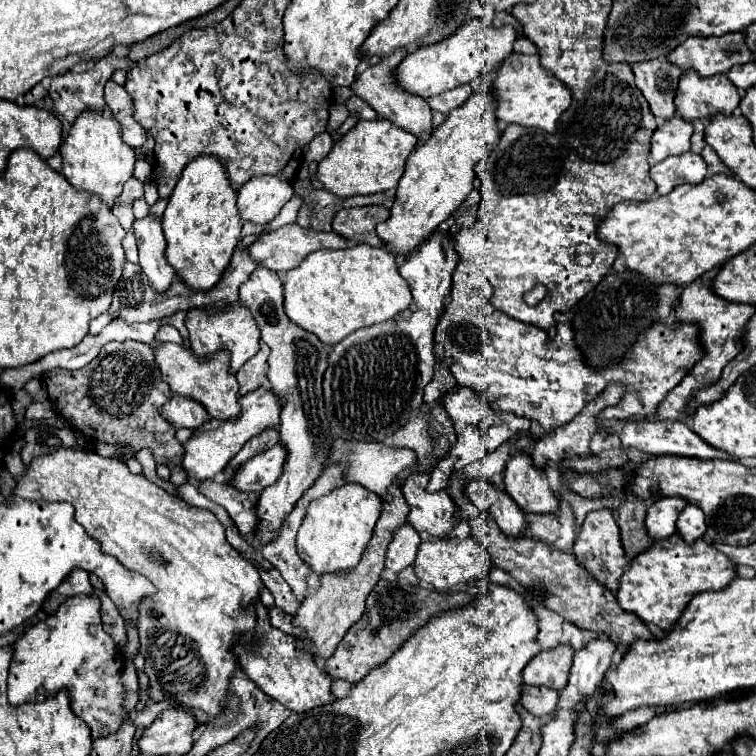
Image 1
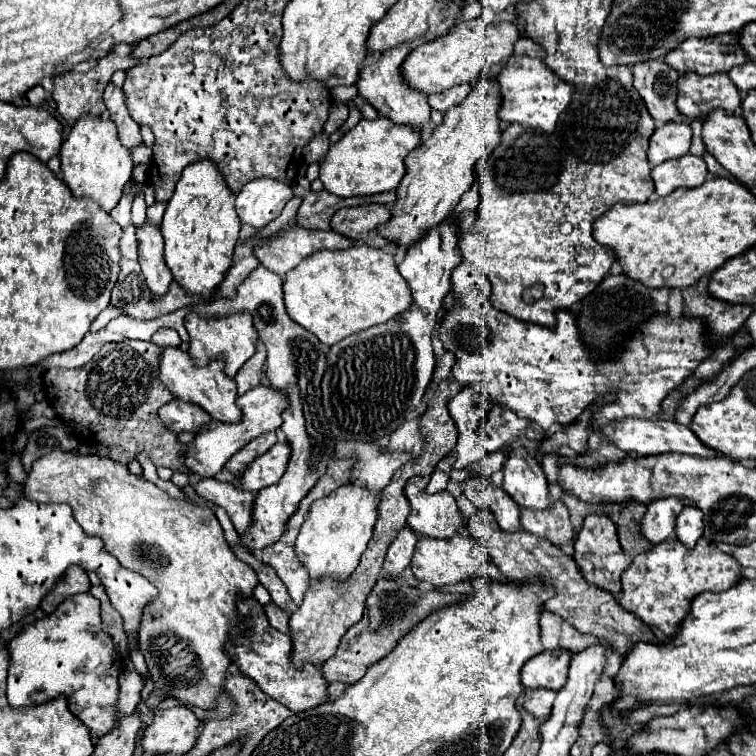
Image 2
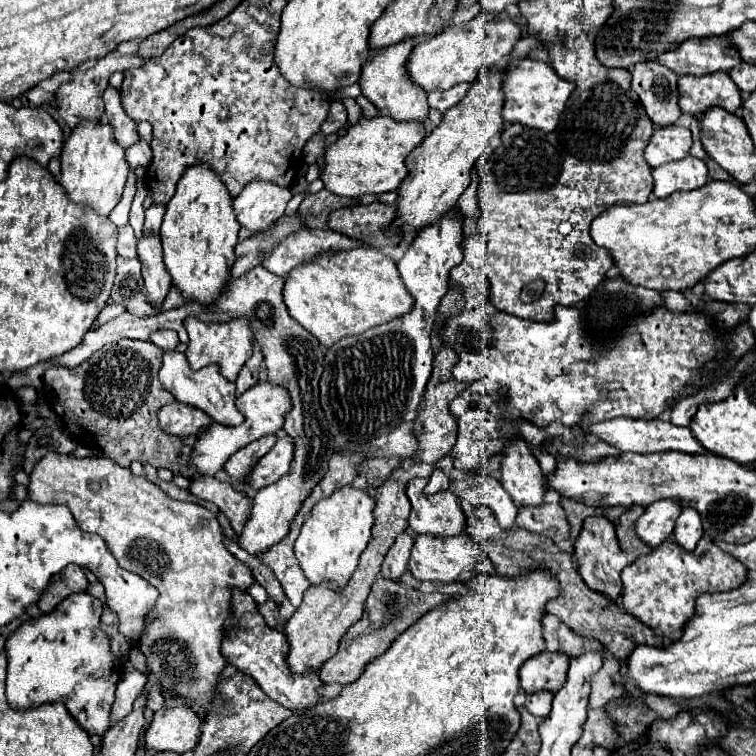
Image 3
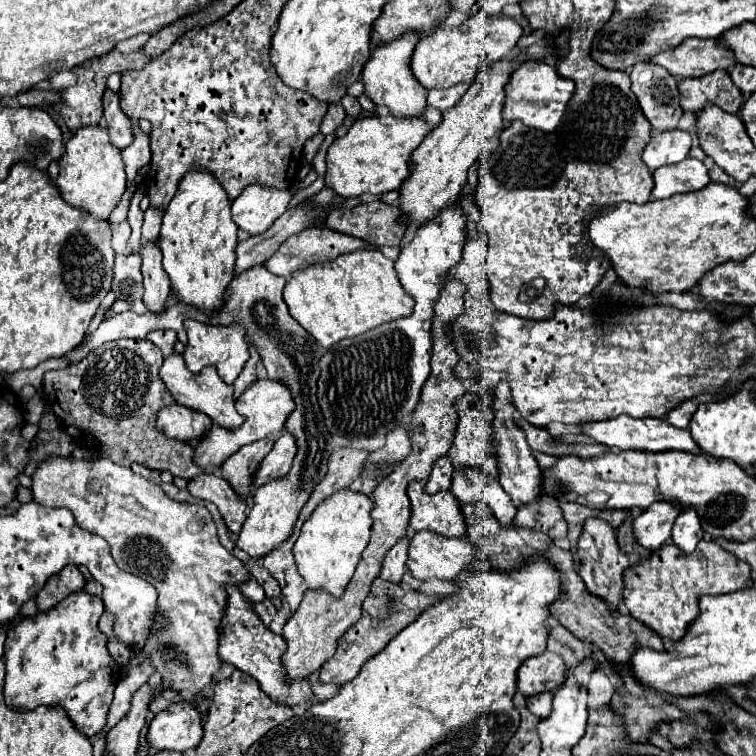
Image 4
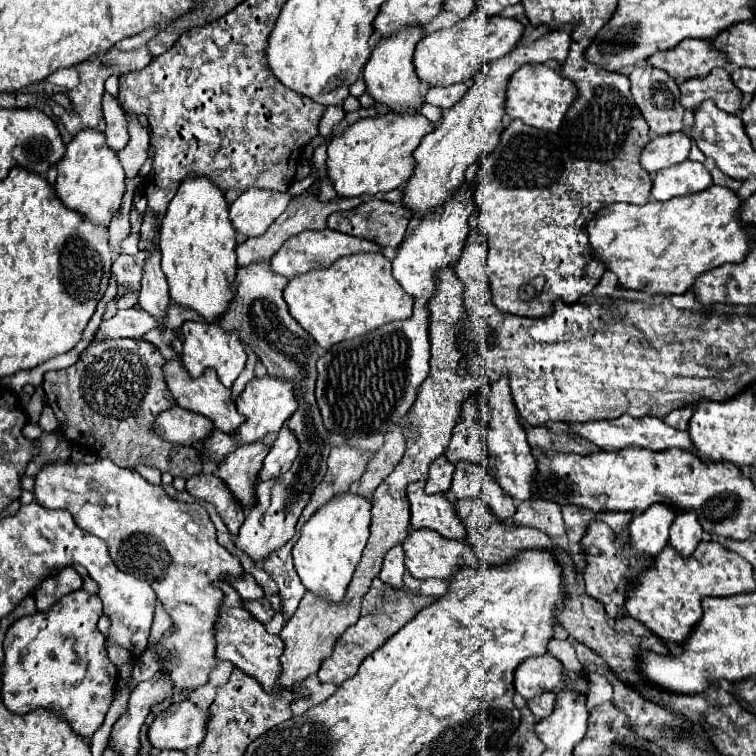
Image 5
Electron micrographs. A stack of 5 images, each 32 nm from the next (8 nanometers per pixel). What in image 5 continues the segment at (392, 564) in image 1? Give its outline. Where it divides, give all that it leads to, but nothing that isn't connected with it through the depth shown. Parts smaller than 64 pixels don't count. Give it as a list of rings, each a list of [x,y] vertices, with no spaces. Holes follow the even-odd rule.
[[[398,544],[384,556],[384,564],[382,564],[382,570],[380,570],[380,580],[384,580],[384,584],[388,584],[392,588],[404,588],[404,582],[402,582],[404,572],[406,572],[404,550]]]

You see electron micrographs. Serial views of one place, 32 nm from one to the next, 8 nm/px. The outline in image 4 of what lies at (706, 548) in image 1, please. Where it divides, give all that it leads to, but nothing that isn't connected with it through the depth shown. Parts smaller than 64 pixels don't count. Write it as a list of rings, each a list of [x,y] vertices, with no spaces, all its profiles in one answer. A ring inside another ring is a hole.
[[[700,540],[696,552],[684,554],[674,544],[664,544],[660,552],[652,554],[642,564],[628,568],[624,574],[626,590],[624,590],[624,606],[628,614],[646,624],[650,630],[660,634],[662,638],[682,640],[688,624],[696,620],[700,614],[698,600],[702,594],[730,594],[744,588],[754,586],[748,564],[744,560],[724,552],[716,542]]]

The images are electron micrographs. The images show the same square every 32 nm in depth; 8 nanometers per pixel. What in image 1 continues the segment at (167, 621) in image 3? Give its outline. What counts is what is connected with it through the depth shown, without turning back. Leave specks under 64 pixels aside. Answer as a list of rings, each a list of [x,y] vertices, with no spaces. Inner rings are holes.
[[[60,448],[38,456],[16,484],[16,496],[20,498],[72,504],[76,522],[84,526],[88,536],[100,540],[102,552],[118,558],[124,568],[140,572],[158,588],[152,598],[146,598],[140,604],[138,618],[140,654],[146,658],[144,672],[150,678],[150,698],[156,702],[172,700],[180,708],[200,708],[218,716],[228,694],[230,676],[234,674],[234,668],[238,668],[232,646],[238,636],[254,634],[256,616],[248,604],[258,600],[258,590],[264,586],[258,570],[242,560],[228,544],[224,526],[218,518],[210,510],[190,506],[182,498],[170,496],[142,474],[132,474],[124,462],[102,458],[96,452]],[[178,636],[182,636],[182,644],[172,644]]]

